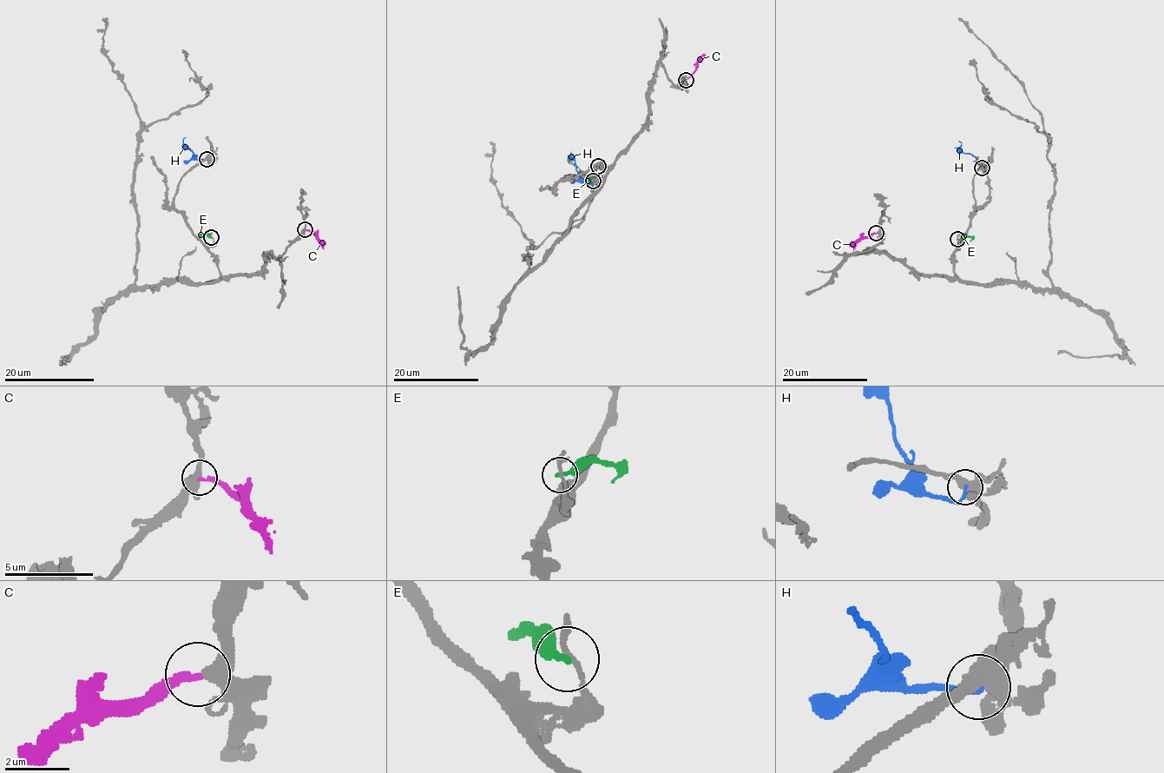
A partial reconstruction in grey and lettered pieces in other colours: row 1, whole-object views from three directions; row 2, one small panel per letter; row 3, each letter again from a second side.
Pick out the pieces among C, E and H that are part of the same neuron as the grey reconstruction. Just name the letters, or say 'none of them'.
C

